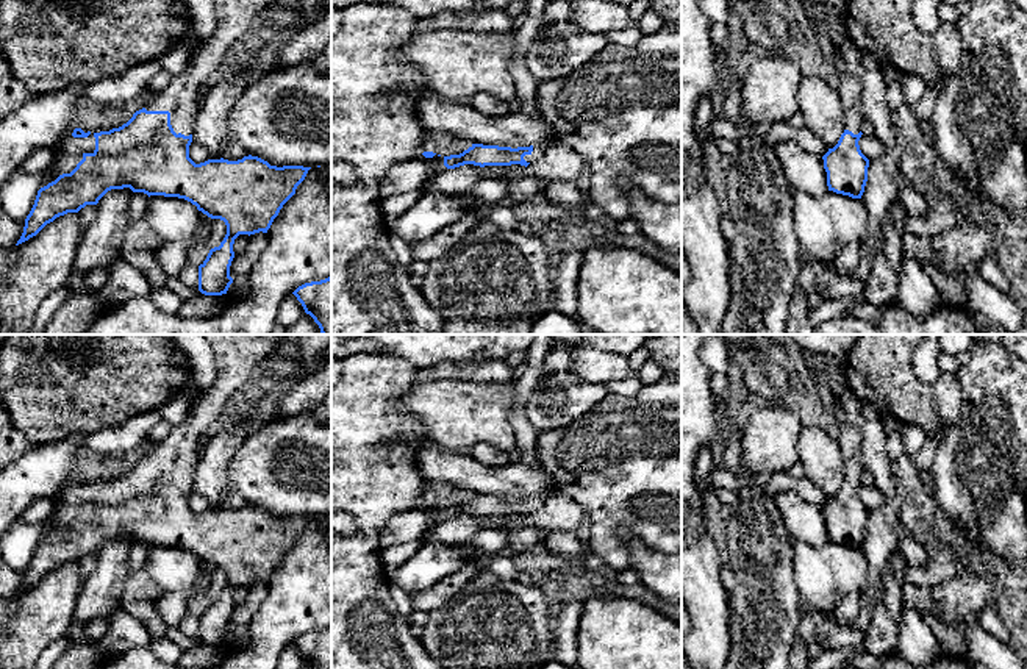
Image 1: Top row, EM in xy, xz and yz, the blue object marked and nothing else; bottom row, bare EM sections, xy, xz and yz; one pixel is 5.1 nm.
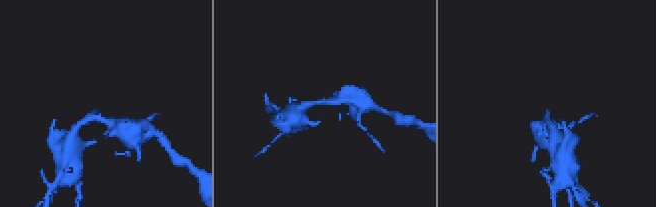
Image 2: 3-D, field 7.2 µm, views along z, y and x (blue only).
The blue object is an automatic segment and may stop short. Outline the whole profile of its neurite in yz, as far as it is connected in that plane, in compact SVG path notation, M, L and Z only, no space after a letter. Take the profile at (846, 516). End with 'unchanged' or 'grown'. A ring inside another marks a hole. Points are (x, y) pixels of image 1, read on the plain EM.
M838 399L833 402L833 416L839 424L839 449L843 453L843 469L846 480L838 494L822 506L827 522L828 541L861 549L868 531L869 510L861 503L858 491L866 475L861 433L853 427Z; grown

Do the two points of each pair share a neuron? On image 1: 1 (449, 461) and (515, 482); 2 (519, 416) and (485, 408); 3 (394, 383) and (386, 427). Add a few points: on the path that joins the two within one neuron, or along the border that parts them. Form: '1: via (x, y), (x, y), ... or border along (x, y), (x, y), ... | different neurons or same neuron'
1: via (465, 471), (480, 479), (499, 480) | same neuron
2: border along (511, 385), (515, 393), (510, 425), (516, 446) | different neurons
3: via (383, 394), (383, 416) | same neuron

